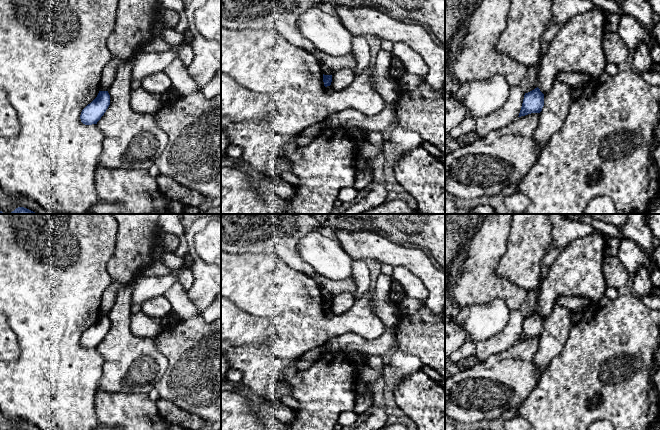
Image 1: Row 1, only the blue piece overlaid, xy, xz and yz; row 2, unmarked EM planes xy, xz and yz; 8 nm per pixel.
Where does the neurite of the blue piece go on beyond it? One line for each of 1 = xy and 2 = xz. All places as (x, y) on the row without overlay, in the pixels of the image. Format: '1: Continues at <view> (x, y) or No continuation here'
1: No continuation here
2: No continuation here

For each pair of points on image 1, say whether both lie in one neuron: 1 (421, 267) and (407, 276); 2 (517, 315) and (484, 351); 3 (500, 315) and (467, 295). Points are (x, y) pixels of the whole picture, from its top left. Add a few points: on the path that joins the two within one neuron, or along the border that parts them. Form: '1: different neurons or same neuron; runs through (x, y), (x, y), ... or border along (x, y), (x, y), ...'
1: different neurons; border along (394, 266), (410, 269), (427, 291)
2: same neuron; runs through (514, 325), (494, 345)
3: different neurons; border along (504, 299), (497, 298), (471, 307)

